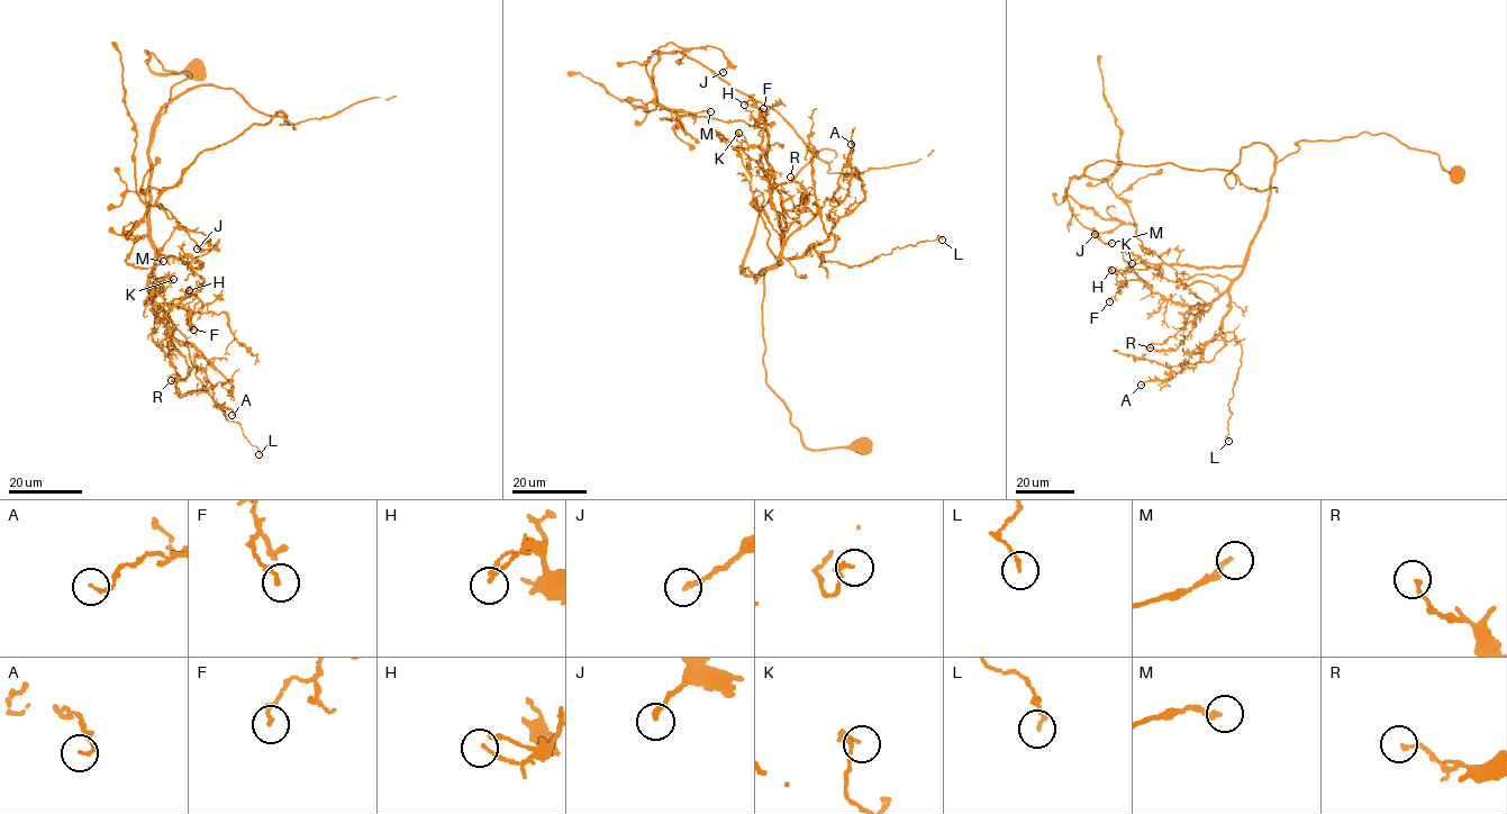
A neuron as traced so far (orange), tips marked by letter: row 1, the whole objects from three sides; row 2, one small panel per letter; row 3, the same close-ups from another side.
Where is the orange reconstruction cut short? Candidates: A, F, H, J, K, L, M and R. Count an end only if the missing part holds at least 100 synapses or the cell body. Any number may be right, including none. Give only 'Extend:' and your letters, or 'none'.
Extend: none

